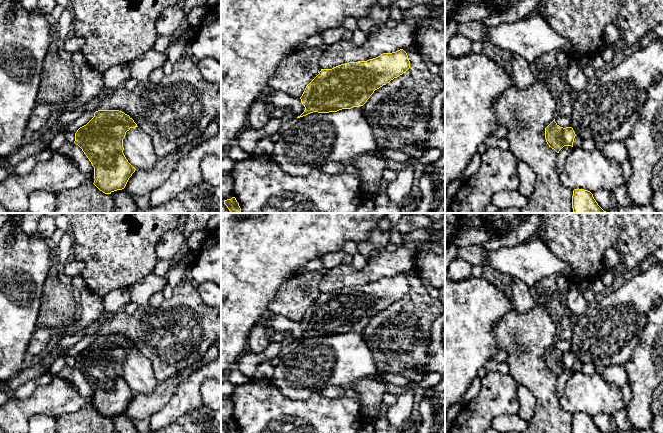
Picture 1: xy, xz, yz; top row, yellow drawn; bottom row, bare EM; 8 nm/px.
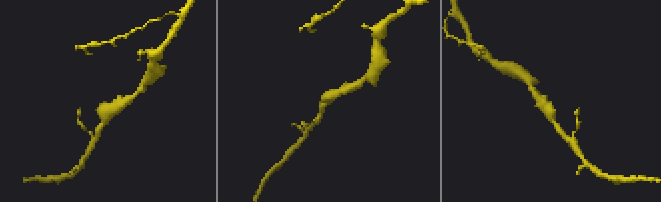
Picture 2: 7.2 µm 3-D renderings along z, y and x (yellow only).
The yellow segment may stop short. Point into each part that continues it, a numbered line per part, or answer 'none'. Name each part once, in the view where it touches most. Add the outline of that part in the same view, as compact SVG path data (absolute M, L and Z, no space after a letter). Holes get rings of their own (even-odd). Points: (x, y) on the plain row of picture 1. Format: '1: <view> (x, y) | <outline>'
none

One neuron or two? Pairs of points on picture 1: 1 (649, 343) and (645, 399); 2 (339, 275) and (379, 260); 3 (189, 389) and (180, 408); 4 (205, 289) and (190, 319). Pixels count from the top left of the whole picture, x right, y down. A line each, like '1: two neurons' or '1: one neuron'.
1: one neuron
2: one neuron
3: one neuron
4: two neurons

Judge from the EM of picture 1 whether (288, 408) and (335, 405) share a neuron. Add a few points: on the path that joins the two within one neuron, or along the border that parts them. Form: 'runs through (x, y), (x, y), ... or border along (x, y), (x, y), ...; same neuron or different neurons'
runs through (300, 409), (323, 409); same neuron

